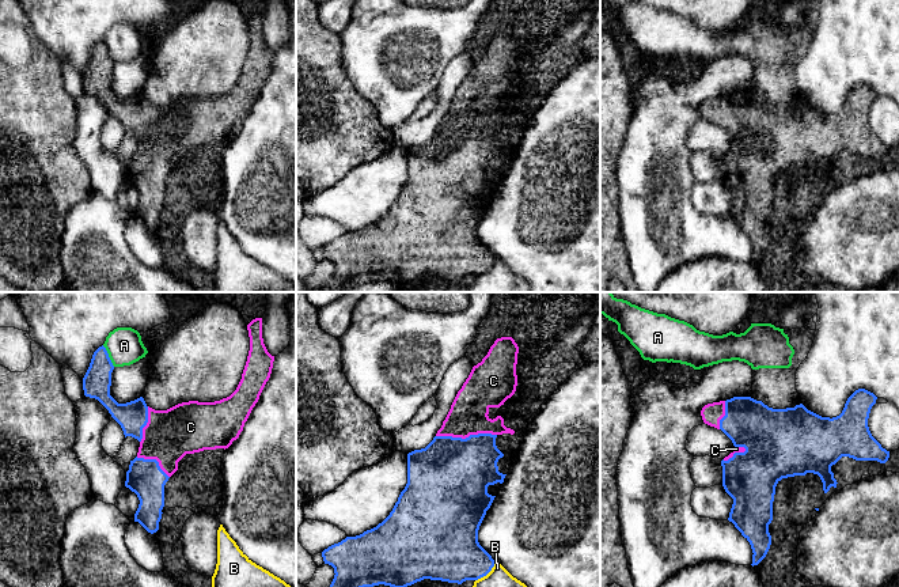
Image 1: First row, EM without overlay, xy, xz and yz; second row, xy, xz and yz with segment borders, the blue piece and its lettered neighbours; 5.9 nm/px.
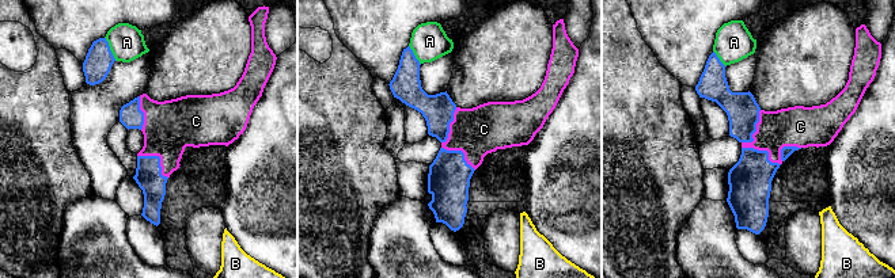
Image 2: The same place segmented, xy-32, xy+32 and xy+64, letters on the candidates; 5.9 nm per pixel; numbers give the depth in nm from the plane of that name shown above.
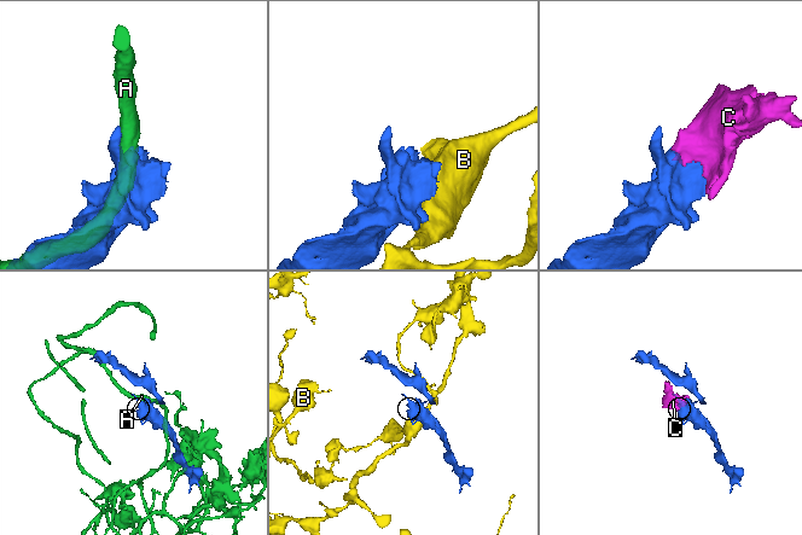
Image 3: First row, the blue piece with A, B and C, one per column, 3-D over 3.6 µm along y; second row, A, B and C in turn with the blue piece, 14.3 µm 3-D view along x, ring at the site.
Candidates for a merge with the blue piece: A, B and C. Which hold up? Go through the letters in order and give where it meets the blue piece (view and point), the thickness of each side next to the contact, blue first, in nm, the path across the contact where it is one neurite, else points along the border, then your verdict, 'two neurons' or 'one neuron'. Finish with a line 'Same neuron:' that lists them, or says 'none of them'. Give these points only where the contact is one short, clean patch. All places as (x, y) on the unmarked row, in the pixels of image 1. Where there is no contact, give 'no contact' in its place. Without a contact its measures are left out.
A: xy (107, 52) | 170/220 nm | two neurons
B: xz (486, 269) | 340/280 nm | along xz (494, 257), (494, 261), (475, 276) | two neurons
C: xz (466, 133) | 460/220 nm | one neuron
Same neuron: C

